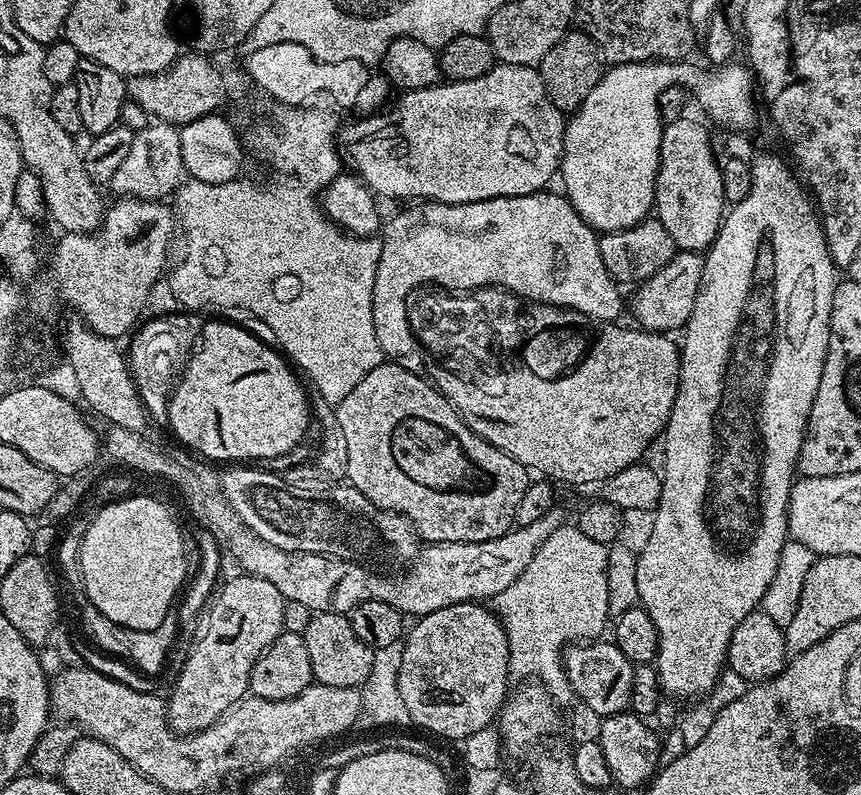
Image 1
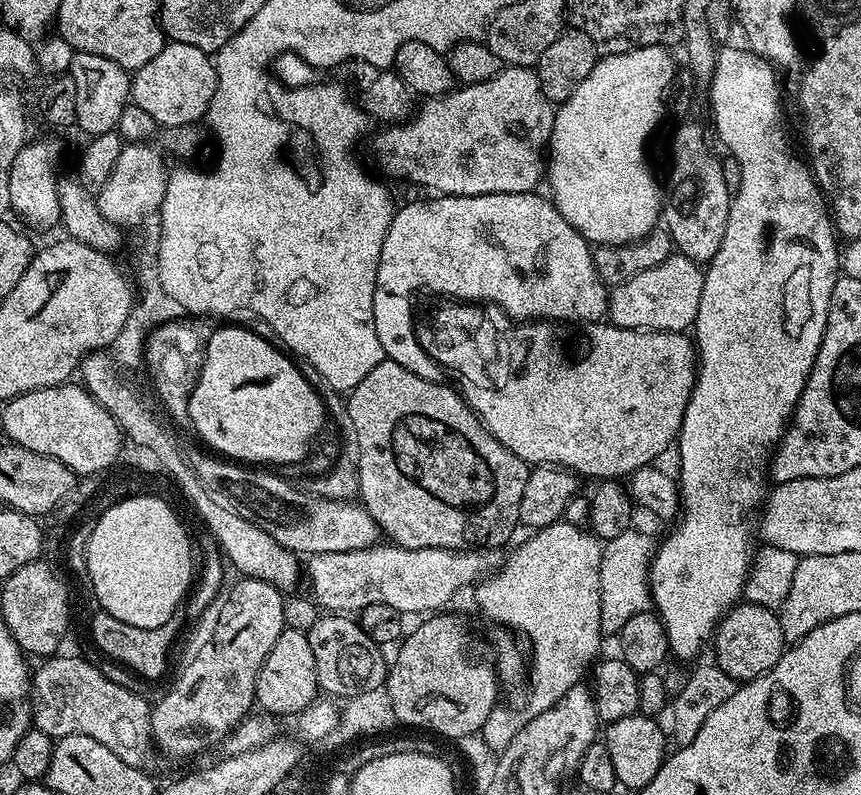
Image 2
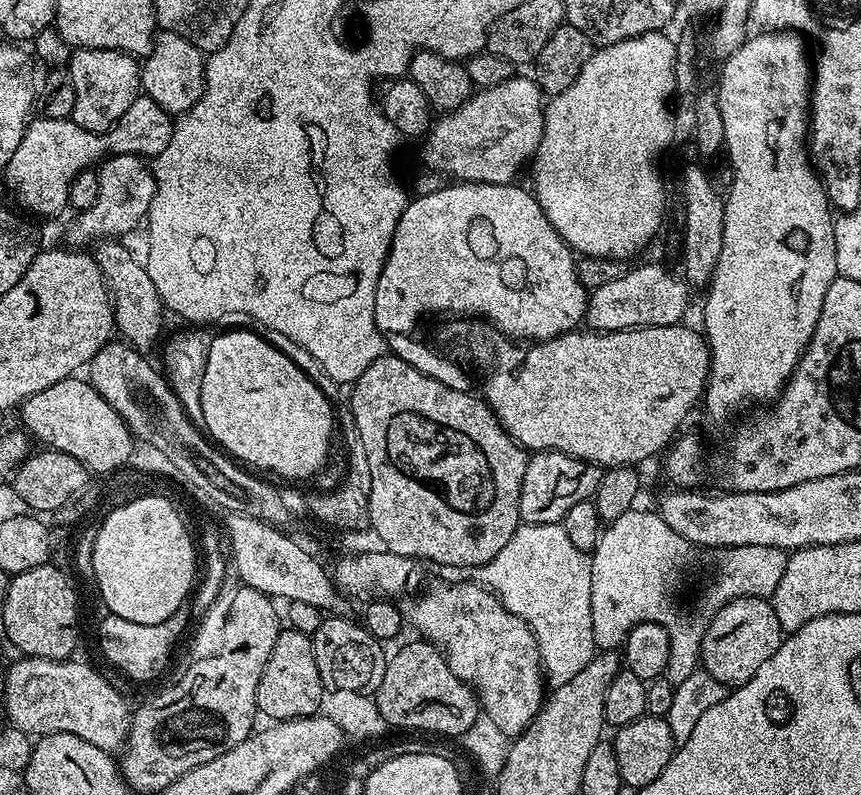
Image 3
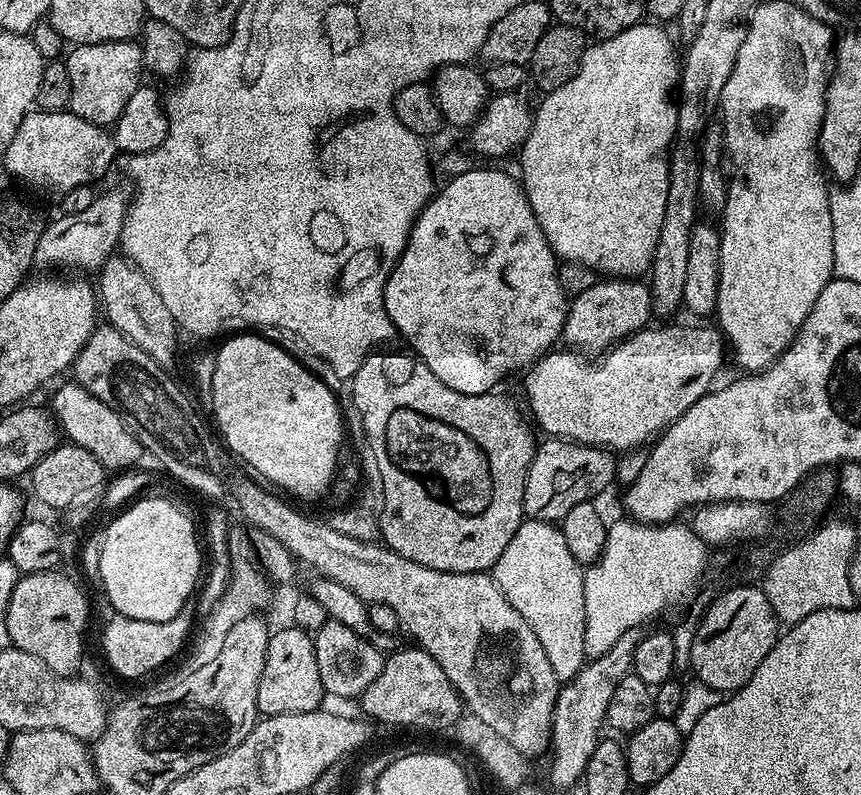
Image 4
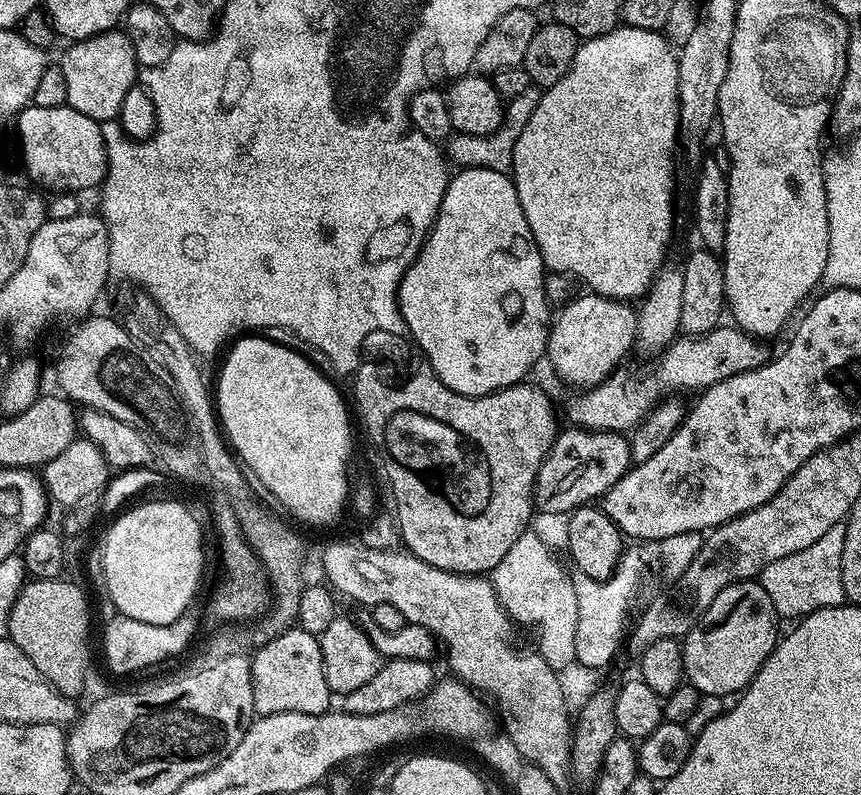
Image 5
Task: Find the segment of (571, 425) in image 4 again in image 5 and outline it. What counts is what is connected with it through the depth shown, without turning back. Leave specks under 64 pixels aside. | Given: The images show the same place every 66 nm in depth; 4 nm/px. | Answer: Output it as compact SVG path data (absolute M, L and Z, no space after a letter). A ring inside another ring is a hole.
M721 326L719 328L715 328L714 330L710 330L706 334L702 334L701 336L689 336L687 334L681 335L679 338L672 341L671 344L668 345L667 348L664 349L663 352L659 353L656 365L652 368L652 373L649 376L644 376L641 380L631 380L630 377L627 376L626 373L622 372L623 370L616 370L609 376L608 379L602 381L596 387L591 387L587 390L581 391L578 395L573 398L572 401L568 404L568 416L573 425L577 428L590 428L594 432L619 432L621 434L628 434L635 430L641 423L643 423L645 416L648 415L649 412L653 411L663 401L665 398L671 397L673 394L680 394L676 392L692 392L691 394L699 393L701 390L705 388L709 388L711 384L717 384L718 382L722 382L726 378L730 378L734 374L742 374L743 372L749 372L750 370L754 370L755 368L760 368L763 364L769 363L770 355L768 356L768 348L767 343L761 342L757 337L748 335L747 332L742 331L742 329L735 326Z

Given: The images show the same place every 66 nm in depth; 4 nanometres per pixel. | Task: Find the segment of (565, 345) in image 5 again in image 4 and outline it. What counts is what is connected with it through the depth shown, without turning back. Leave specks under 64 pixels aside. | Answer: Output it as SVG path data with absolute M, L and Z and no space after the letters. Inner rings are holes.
M608 278L573 297L564 323L563 341L588 356L598 356L639 332L652 318L652 295L647 283L636 278Z

